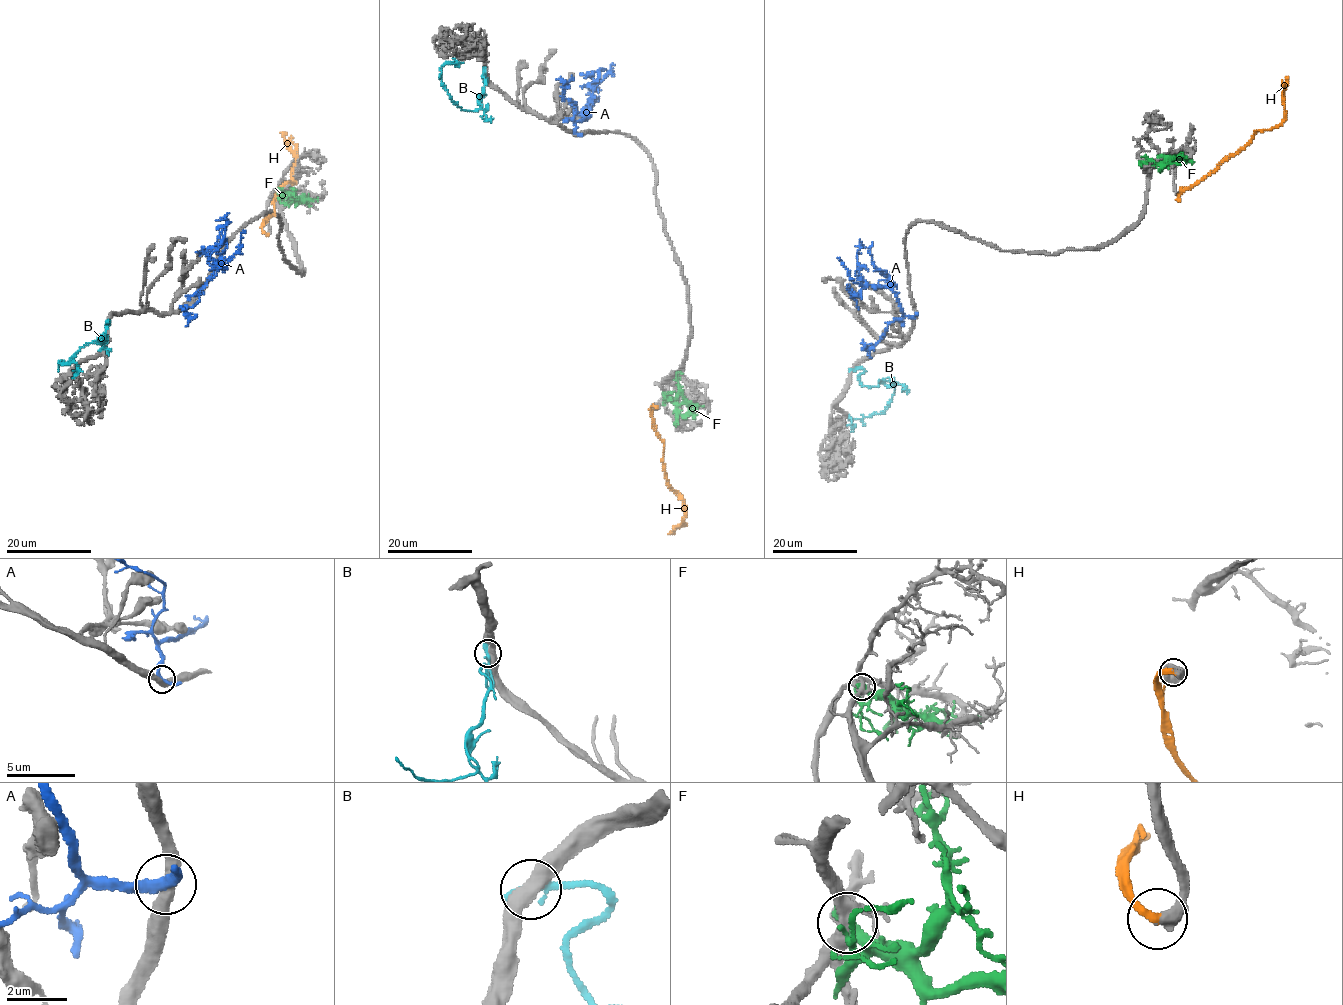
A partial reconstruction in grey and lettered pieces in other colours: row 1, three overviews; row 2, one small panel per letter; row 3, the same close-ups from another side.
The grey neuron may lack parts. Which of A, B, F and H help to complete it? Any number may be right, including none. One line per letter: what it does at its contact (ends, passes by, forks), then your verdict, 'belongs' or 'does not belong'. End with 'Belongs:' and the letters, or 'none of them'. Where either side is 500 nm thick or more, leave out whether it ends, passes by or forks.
A: it passes by | does not belong
B: it ends | does not belong
F: it ends | does not belong
H: it ends | belongs
Belongs: H

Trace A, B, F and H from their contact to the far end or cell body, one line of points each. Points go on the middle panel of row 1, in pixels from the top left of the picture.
A: (576, 134), (575, 123), (588, 116), (593, 88), (589, 85), (595, 83), (597, 87), (586, 94)
B: (484, 71), (480, 107), (462, 110), (450, 97), (439, 74), (445, 64), (458, 62), (452, 61)
F: (665, 395), (674, 398), (678, 396), (675, 374), (682, 374)
H: (656, 406), (651, 407), (651, 422), (663, 444), (667, 483), (683, 502), (685, 513), (684, 525), (669, 534)

